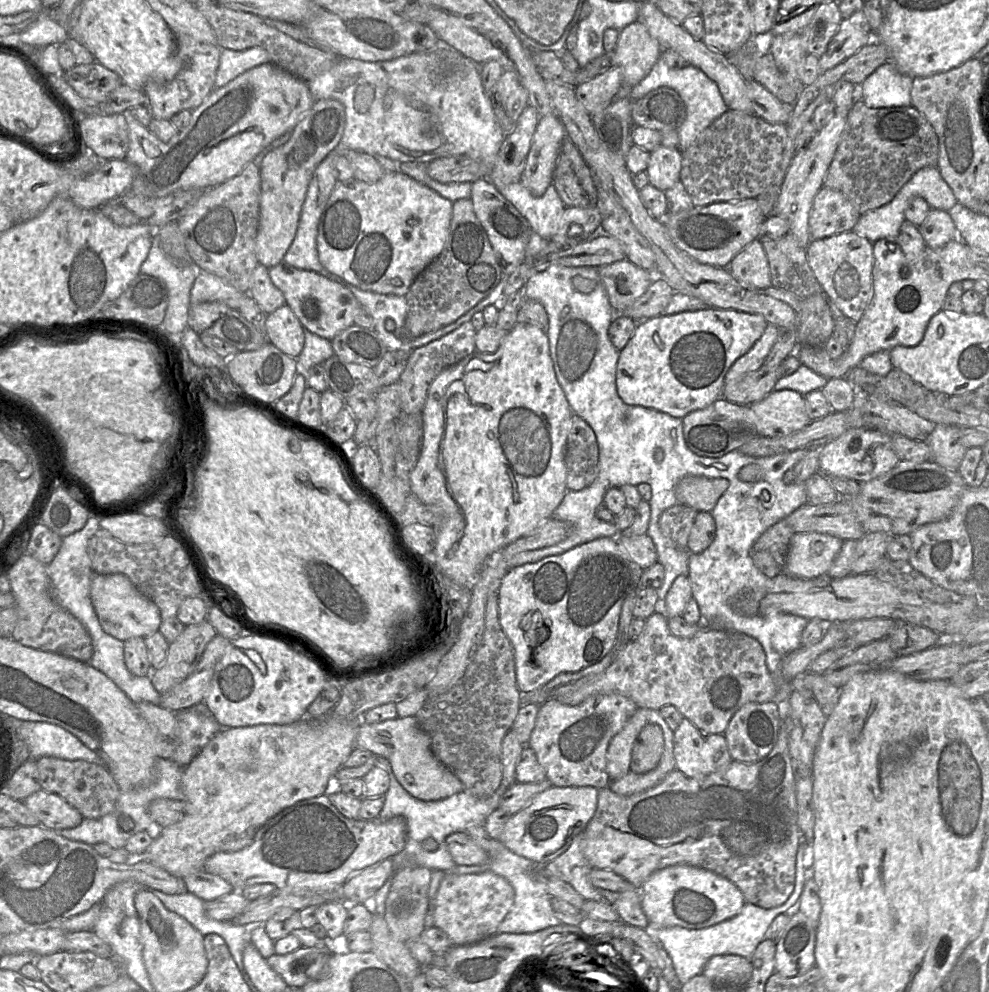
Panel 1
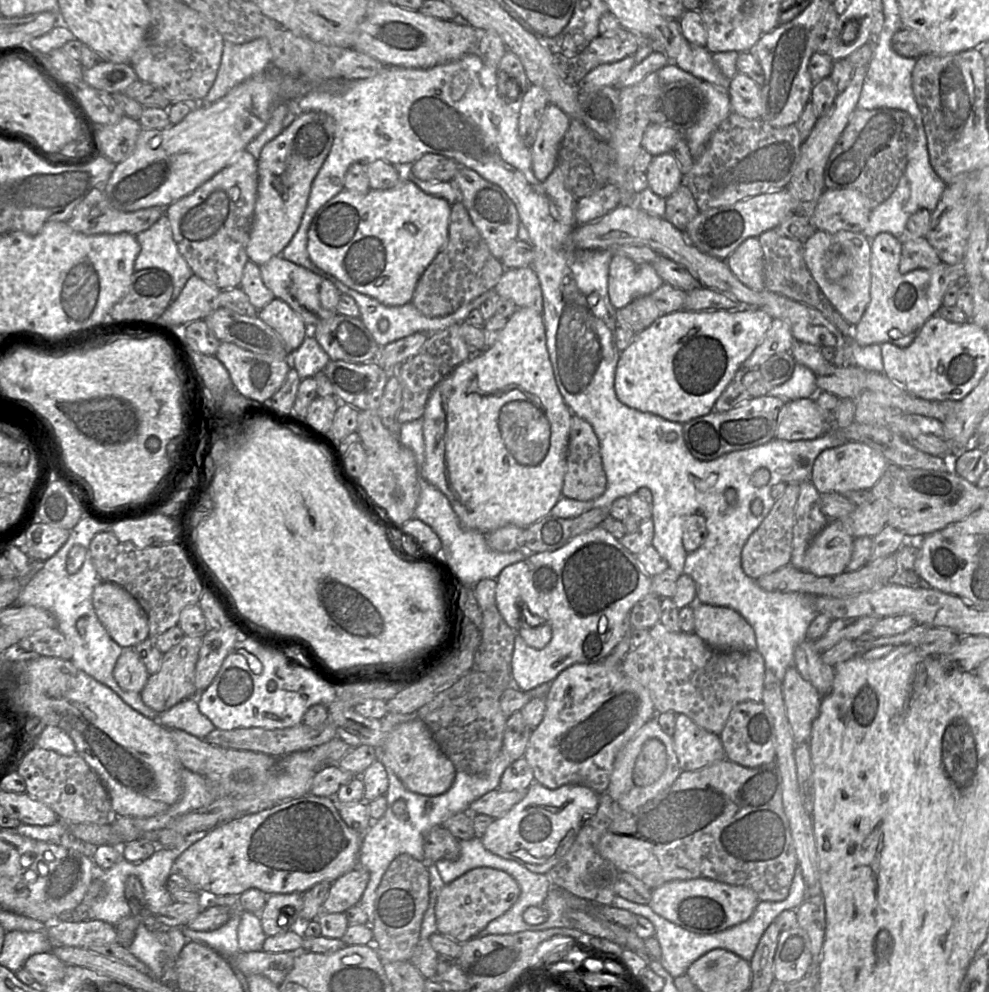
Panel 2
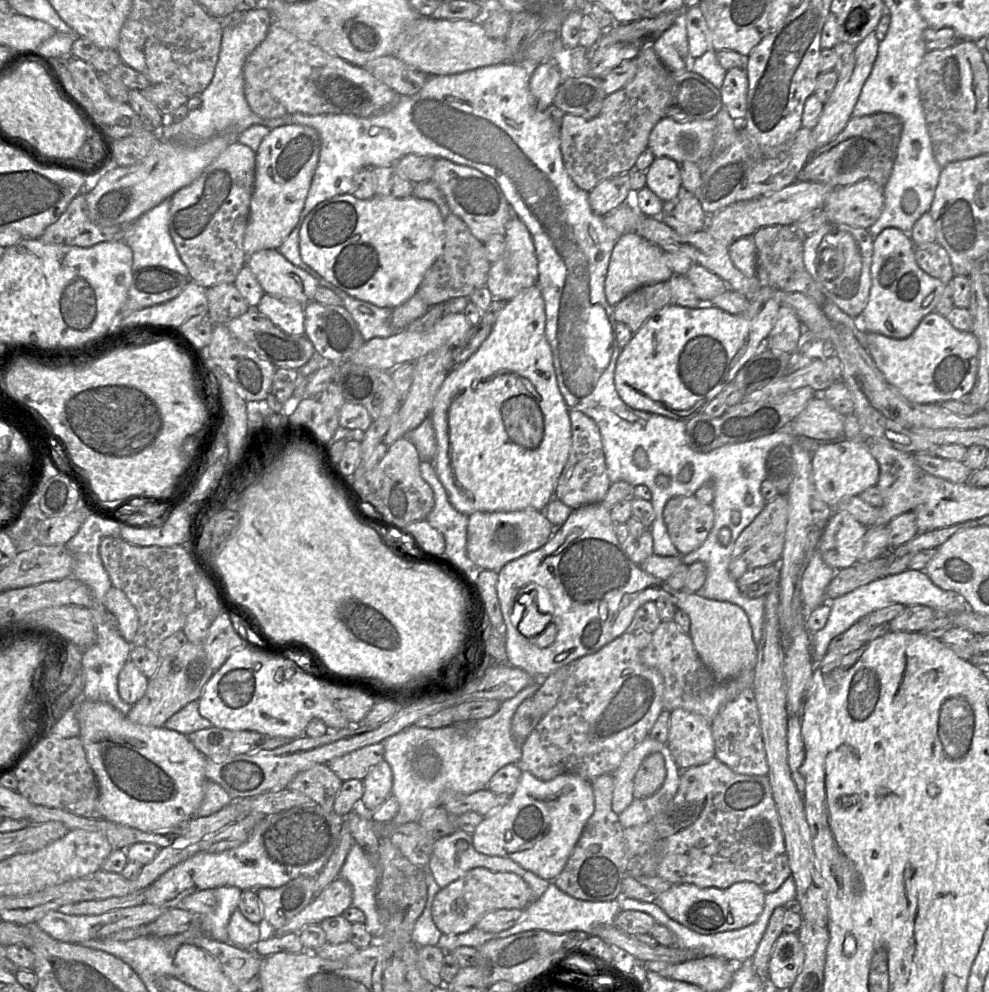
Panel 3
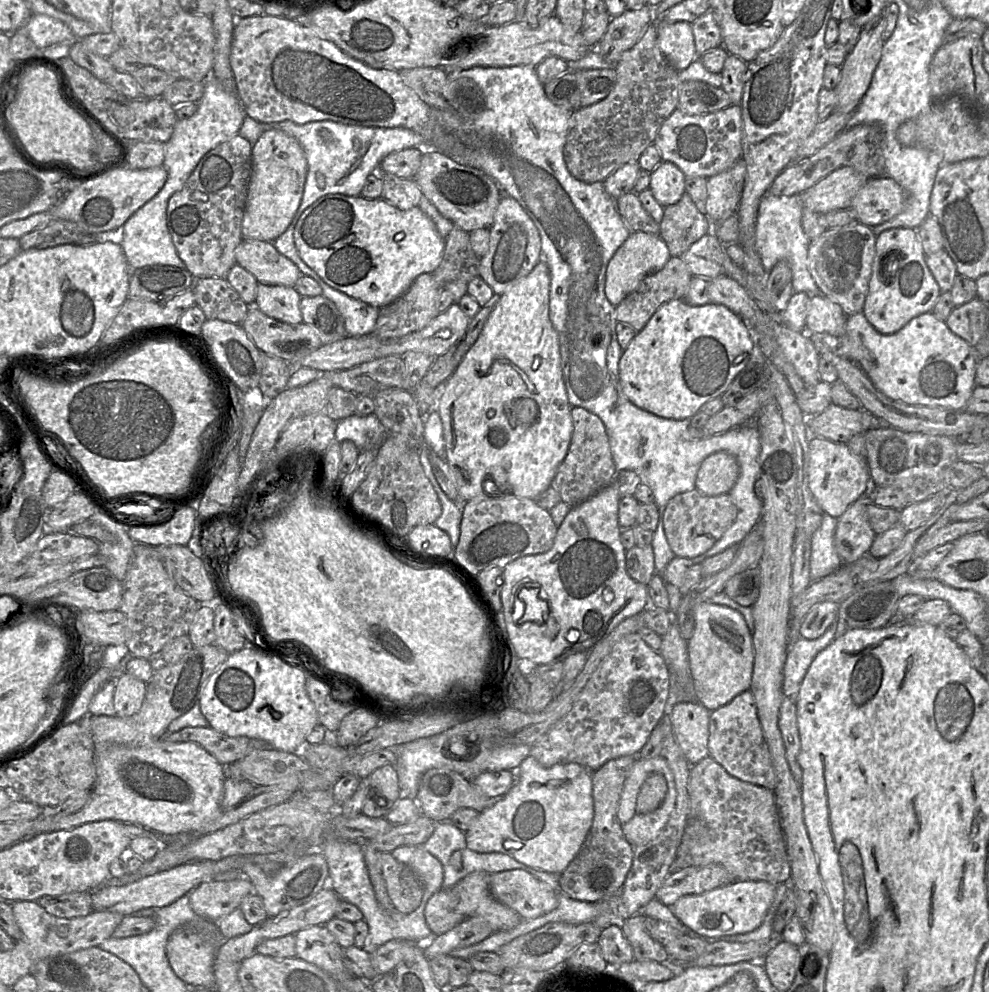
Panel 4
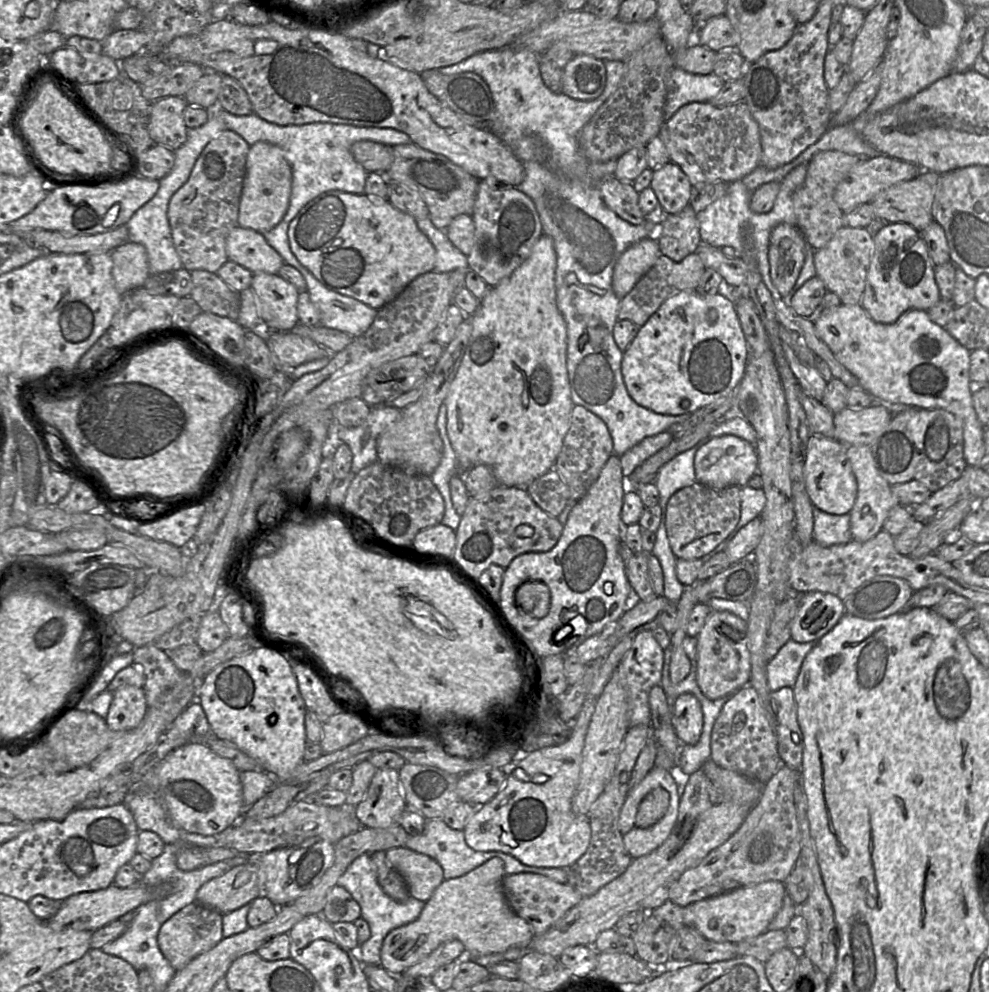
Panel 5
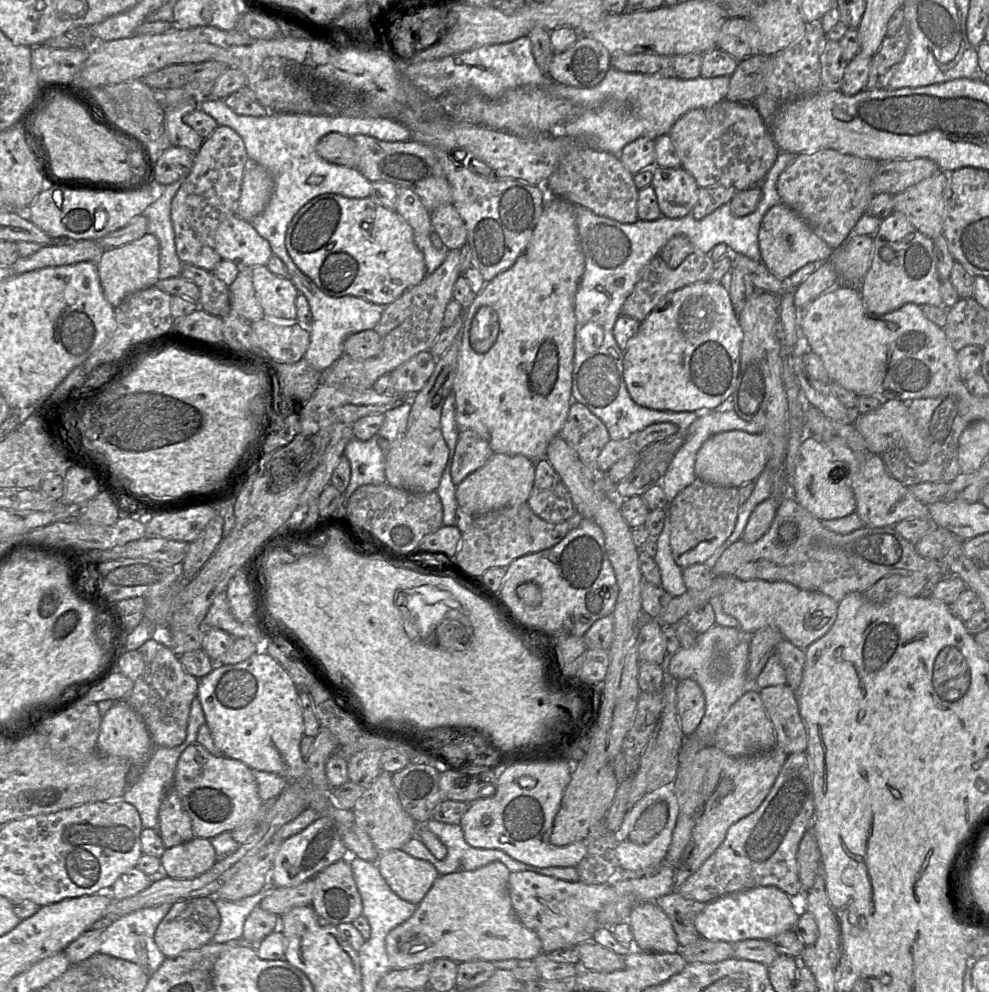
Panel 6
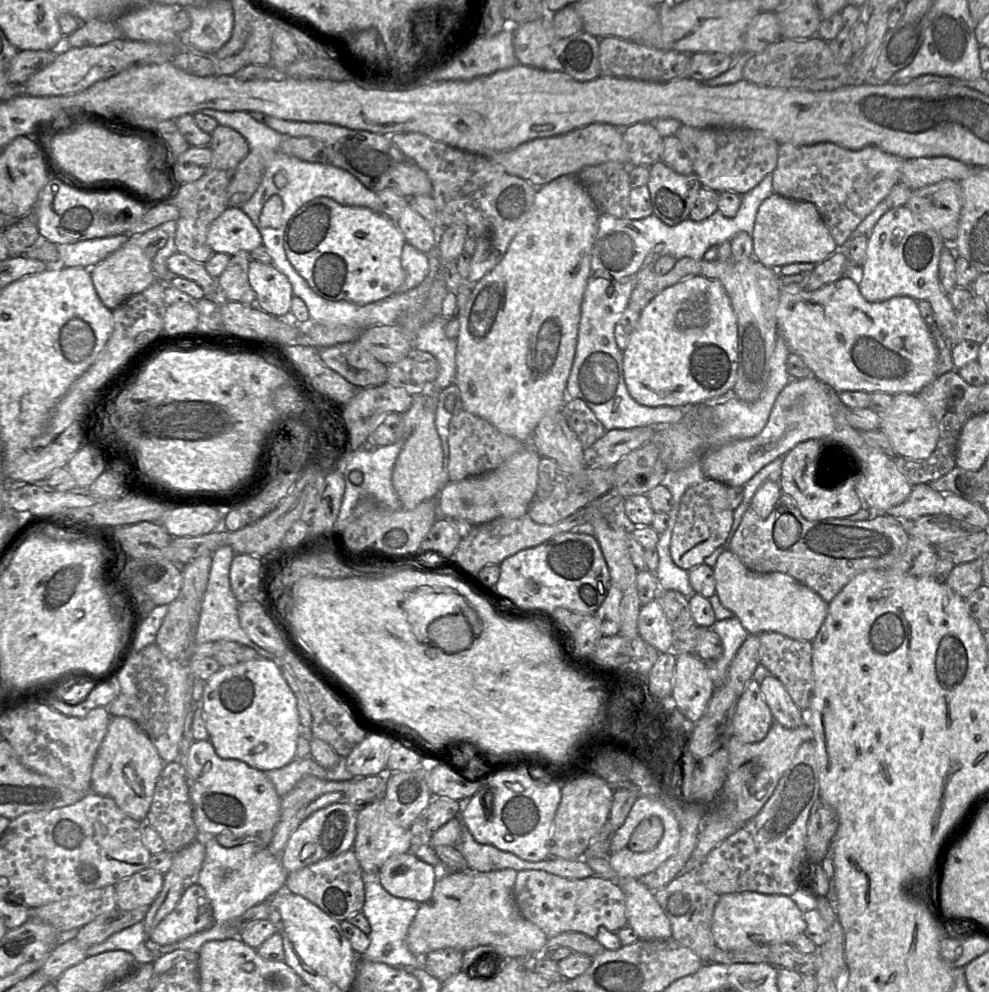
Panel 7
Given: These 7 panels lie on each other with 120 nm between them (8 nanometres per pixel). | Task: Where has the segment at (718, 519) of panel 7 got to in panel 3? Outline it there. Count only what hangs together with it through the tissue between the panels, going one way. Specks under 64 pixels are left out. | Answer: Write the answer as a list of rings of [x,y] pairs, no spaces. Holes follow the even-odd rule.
[[[674,497],[663,510],[664,523],[671,542],[680,556],[697,548],[707,538],[714,524],[711,504],[702,504],[696,497]]]

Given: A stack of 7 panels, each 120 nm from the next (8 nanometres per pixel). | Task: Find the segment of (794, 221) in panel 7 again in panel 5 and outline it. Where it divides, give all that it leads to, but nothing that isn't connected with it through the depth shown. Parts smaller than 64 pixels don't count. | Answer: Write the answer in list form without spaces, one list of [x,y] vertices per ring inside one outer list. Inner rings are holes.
[[[779,224],[773,228],[768,246],[770,278],[780,296],[786,297],[803,267],[808,243],[796,226]]]

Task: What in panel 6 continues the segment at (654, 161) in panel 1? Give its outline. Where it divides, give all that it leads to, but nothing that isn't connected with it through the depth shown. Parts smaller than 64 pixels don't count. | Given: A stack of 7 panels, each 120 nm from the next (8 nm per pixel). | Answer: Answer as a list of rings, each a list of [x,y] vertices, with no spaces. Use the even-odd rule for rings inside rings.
[[[653,166],[650,186],[654,189],[662,216],[677,219],[689,215],[697,200],[699,186],[682,167]]]

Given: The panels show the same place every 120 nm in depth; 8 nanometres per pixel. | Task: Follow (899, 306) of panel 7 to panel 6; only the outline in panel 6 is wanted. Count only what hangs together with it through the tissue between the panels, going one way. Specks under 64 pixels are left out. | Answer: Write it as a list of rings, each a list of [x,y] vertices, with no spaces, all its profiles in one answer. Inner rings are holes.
[[[838,284],[827,290],[803,310],[797,311],[797,328],[807,342],[807,349],[817,355],[830,381],[856,396],[875,396],[883,401],[910,402],[939,396],[953,381],[960,378],[957,351],[948,342],[944,329],[929,321],[920,306],[907,303],[887,314],[876,316],[865,308],[859,289]]]

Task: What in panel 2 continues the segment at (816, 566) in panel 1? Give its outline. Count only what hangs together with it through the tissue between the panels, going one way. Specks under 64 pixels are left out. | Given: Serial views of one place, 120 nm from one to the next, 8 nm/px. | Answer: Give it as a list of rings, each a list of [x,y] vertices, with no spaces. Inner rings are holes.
[[[830,520],[808,547],[802,570],[816,576],[845,571],[852,555],[854,537],[838,520]]]

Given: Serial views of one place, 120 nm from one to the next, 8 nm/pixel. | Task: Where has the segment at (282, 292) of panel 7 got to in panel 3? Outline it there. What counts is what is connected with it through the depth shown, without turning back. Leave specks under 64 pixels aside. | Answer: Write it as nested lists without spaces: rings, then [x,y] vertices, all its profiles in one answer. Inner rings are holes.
[[[265,293],[256,309],[287,334],[292,336],[305,334],[305,316],[302,304]]]

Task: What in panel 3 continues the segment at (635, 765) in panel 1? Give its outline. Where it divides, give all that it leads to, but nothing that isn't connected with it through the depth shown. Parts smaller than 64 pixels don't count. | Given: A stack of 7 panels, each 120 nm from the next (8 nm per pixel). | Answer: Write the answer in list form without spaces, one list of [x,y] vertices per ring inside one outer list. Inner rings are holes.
[[[661,753],[648,755],[639,766],[634,777],[634,799],[653,795],[662,786],[666,777],[665,760]]]

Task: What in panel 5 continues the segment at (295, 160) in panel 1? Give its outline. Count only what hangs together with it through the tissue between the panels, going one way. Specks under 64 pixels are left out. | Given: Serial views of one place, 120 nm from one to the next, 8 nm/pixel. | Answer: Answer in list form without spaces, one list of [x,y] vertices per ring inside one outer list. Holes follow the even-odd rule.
[[[257,142],[249,149],[240,198],[238,225],[260,233],[274,228],[285,216],[292,188],[292,170],[284,152],[267,142]]]

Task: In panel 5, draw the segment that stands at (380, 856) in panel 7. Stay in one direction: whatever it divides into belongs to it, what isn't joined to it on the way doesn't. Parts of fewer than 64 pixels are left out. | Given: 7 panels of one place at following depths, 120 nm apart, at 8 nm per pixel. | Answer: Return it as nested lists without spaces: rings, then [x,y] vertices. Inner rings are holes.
[[[377,769],[367,789],[364,799],[353,808],[362,827],[388,828],[399,824],[398,819],[407,806],[399,779],[399,770]]]

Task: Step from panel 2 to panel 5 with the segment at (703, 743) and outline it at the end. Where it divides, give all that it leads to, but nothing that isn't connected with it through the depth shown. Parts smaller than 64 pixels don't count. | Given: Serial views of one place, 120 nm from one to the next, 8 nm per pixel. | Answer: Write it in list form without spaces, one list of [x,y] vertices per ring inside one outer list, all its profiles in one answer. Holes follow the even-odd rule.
[[[690,694],[679,695],[672,704],[672,724],[682,744],[694,745],[701,736],[703,713],[698,699]]]

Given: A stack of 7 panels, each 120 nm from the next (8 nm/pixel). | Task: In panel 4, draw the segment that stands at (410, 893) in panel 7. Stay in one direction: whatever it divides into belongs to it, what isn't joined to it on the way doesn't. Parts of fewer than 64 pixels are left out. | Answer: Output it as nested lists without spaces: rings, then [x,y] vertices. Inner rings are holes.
[[[400,846],[391,854],[416,873],[426,890],[435,893],[442,889],[443,867],[438,859],[421,846]]]

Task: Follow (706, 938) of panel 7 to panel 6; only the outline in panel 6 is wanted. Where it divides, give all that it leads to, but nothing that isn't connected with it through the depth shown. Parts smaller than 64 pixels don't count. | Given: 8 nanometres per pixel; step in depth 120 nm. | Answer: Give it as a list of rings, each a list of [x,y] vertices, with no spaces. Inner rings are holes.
[[[678,891],[659,897],[655,903],[669,918],[679,946],[687,946],[700,938],[695,919],[707,903],[686,899]]]

